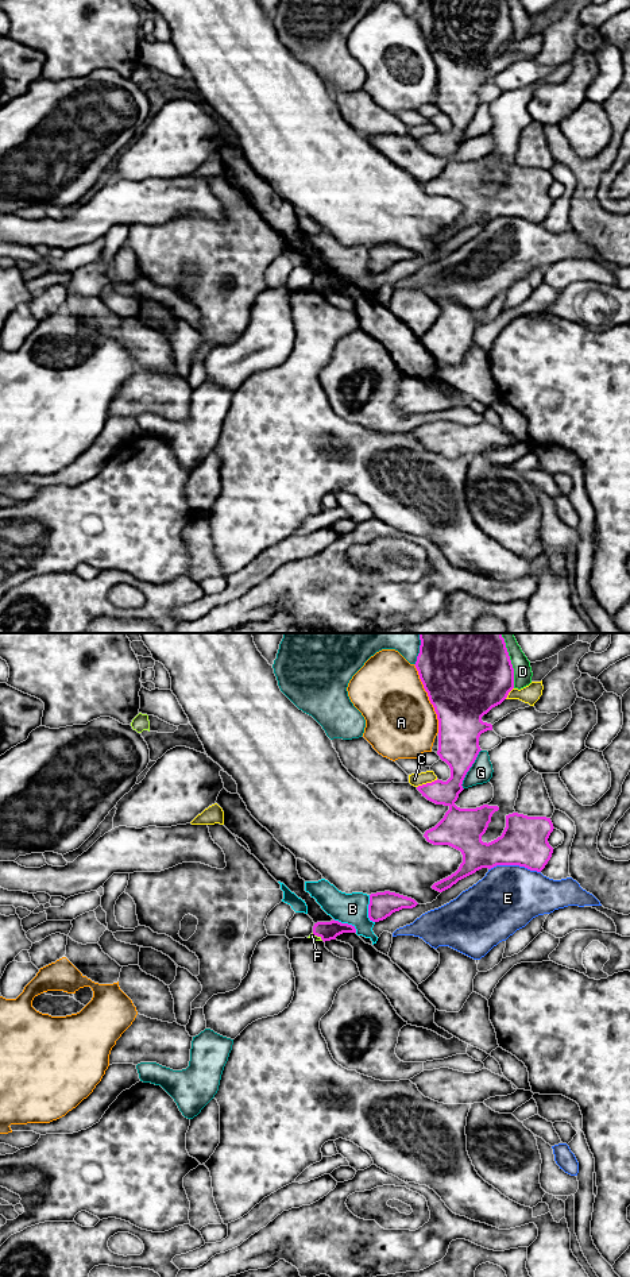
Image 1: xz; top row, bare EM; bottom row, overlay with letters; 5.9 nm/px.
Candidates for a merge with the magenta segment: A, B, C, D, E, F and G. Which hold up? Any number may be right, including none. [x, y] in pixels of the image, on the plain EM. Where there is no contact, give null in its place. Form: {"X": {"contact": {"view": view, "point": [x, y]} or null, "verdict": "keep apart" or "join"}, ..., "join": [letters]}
{"A": {"contact": {"view": "xz", "point": [429, 50]}, "verdict": "keep apart"}, "B": {"contact": {"view": "xz", "point": [368, 261]}, "verdict": "keep apart"}, "C": {"contact": {"view": "xz", "point": [426, 135]}, "verdict": "keep apart"}, "D": {"contact": {"view": "xz", "point": [513, 20]}, "verdict": "keep apart"}, "E": {"contact": {"view": "xz", "point": [514, 216]}, "verdict": "keep apart"}, "F": {"contact": {"view": "xz", "point": [317, 288]}, "verdict": "keep apart"}, "G": {"contact": {"view": "xz", "point": [468, 122]}, "verdict": "keep apart"}, "join": []}

